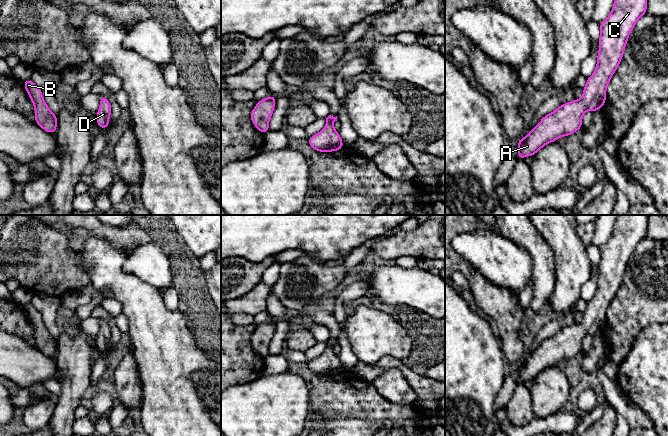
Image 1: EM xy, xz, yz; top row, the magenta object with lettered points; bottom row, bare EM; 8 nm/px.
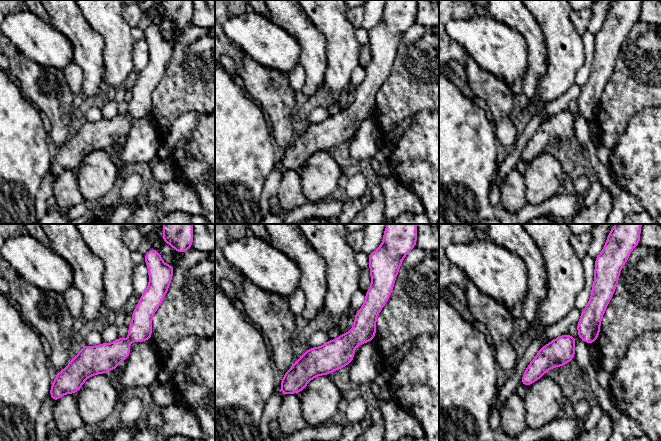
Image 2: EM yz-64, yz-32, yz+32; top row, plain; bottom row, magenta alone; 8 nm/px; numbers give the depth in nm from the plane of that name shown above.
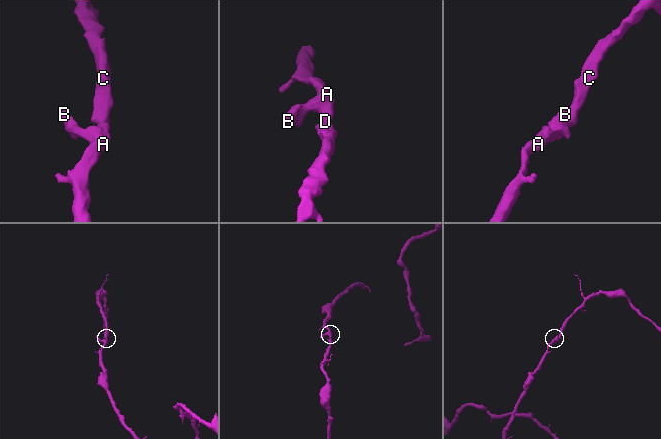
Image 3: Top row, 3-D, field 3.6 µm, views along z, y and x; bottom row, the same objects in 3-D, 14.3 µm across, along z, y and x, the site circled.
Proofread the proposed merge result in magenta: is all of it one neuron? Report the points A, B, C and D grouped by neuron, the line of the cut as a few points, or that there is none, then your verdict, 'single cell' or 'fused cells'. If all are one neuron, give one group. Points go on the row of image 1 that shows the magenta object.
groups A B C D; cut none; single cell

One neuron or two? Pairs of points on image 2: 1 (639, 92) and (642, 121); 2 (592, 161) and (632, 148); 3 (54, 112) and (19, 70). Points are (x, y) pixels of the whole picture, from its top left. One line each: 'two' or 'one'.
1: two
2: two
3: one

